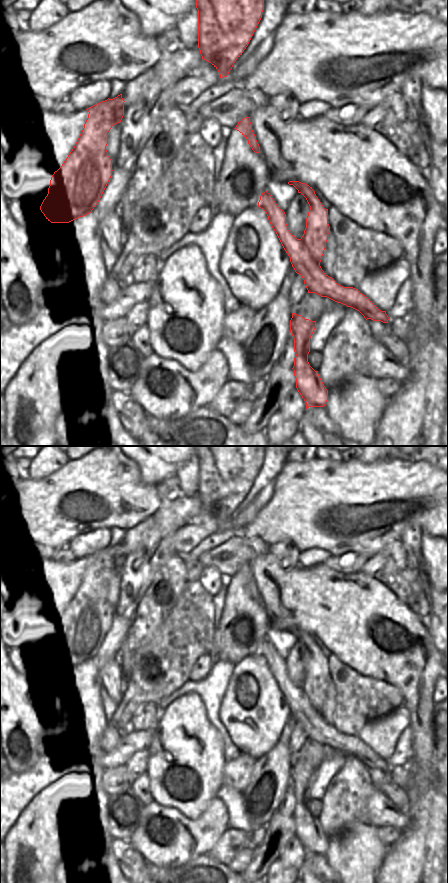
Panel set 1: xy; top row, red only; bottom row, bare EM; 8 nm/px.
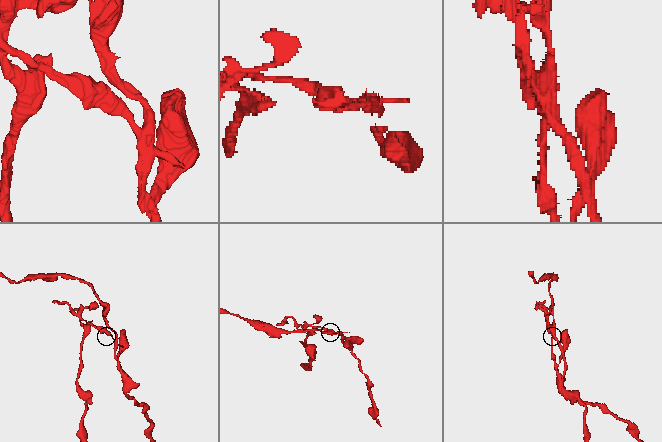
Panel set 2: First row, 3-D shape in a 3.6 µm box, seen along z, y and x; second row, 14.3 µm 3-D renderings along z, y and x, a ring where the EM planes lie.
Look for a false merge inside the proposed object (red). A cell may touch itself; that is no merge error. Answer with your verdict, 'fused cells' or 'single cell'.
fused cells

